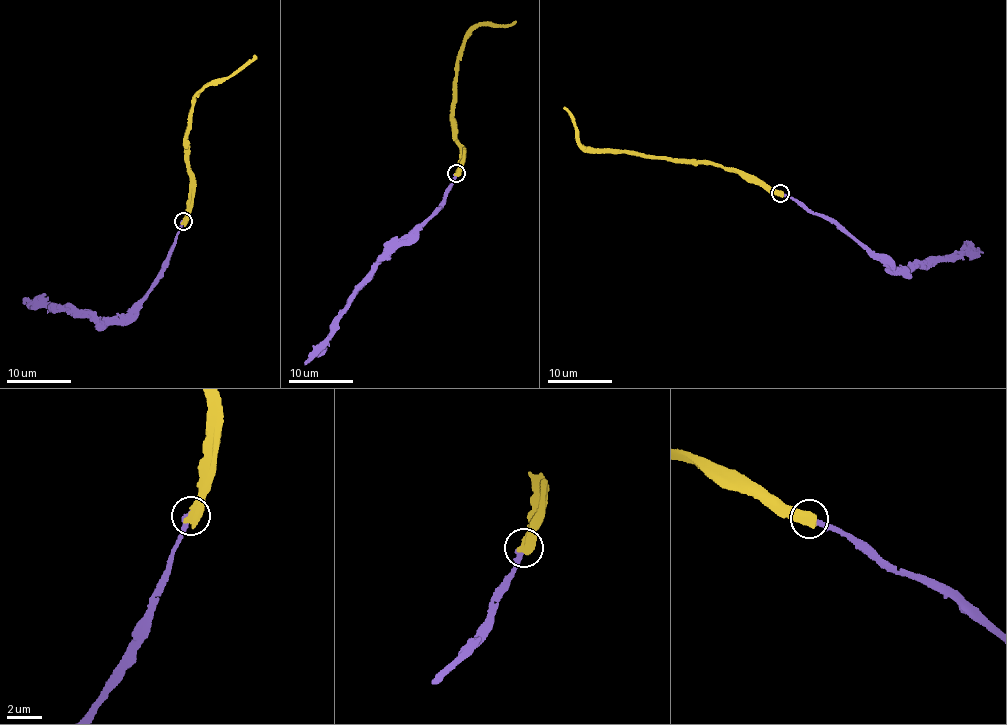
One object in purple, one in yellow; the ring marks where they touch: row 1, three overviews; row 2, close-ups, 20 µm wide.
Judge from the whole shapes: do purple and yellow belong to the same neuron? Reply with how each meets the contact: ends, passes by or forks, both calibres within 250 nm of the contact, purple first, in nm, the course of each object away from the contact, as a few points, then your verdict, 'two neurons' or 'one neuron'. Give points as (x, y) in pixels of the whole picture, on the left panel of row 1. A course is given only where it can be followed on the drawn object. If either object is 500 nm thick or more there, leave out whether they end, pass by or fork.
calibres 320 and 650 nm; course purple (183, 221), (166, 264), (148, 292), (125, 315), (111, 321), (74, 310), (57, 311), (23, 302); course yellow (183, 221), (189, 198), (186, 139), (197, 92), (204, 84), (235, 74), (257, 56); two neurons

